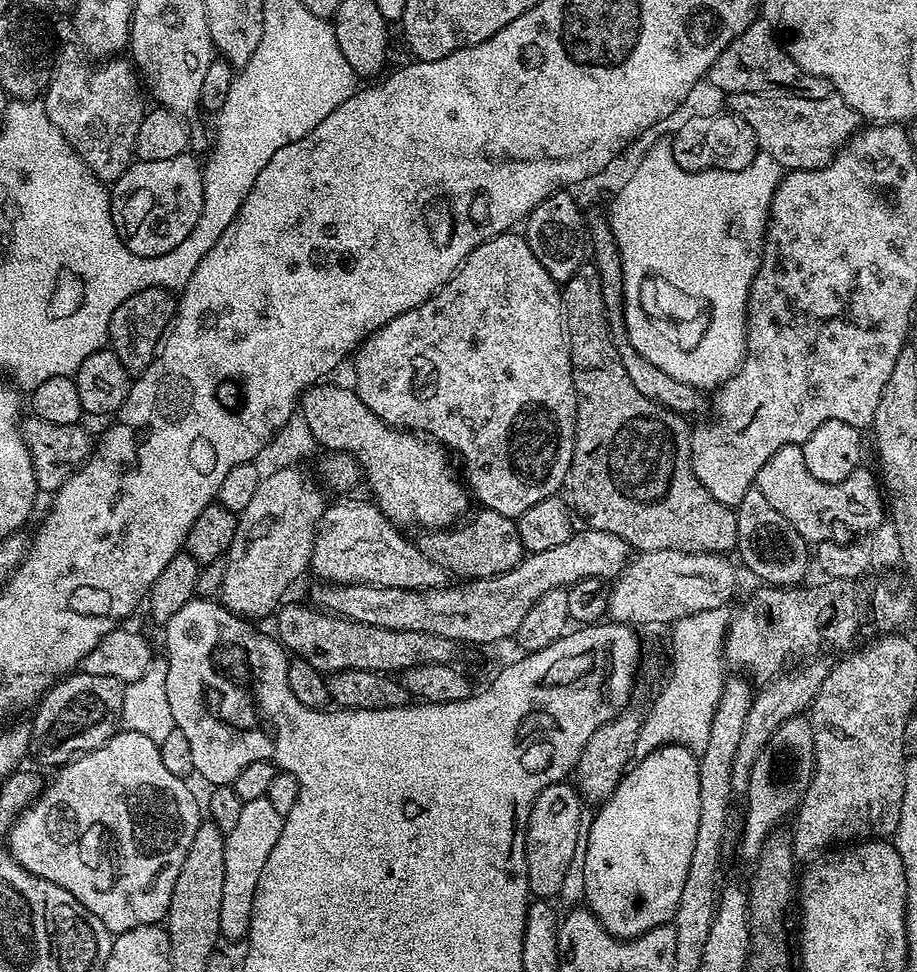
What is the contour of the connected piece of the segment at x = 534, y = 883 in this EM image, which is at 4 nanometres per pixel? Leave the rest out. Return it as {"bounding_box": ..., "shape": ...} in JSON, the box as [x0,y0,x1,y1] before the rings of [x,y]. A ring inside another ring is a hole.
{"bounding_box":[524,783,585,901],"shape":[[[571,783],[551,784],[546,786],[546,790],[542,790],[542,794],[538,794],[538,798],[530,810],[526,842],[524,843],[528,890],[533,897],[547,901],[559,897],[562,882],[565,881],[570,862],[573,861],[580,819],[585,812],[582,797]]]}

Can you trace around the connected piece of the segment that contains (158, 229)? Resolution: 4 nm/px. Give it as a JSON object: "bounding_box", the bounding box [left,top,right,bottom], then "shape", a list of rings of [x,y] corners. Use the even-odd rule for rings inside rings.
{"bounding_box":[110,154,204,256],"shape":[[[192,154],[166,158],[165,160],[136,160],[119,176],[110,188],[112,201],[112,217],[114,226],[120,235],[120,241],[134,254],[150,256],[169,252],[198,222],[198,214],[202,214],[202,190],[204,174],[201,161],[195,160]]]}

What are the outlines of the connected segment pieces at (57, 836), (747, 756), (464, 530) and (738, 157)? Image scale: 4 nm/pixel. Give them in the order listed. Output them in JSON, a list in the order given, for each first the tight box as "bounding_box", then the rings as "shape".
[{"bounding_box":[6,730,202,934],"shape":[[[123,730],[117,731],[116,735],[111,736],[102,746],[68,761],[53,776],[56,777],[45,783],[44,791],[40,793],[38,799],[17,816],[8,830],[6,847],[13,858],[30,874],[46,878],[62,886],[62,890],[74,894],[74,898],[78,898],[78,902],[82,902],[82,906],[86,906],[86,910],[90,910],[90,914],[94,914],[94,918],[98,918],[98,922],[102,922],[102,926],[106,926],[106,930],[110,933],[119,934],[126,930],[134,930],[138,926],[160,924],[168,915],[170,894],[174,894],[174,882],[178,879],[178,870],[182,870],[182,862],[186,862],[186,850],[190,850],[190,842],[194,842],[194,830],[198,830],[202,822],[202,804],[201,801],[200,804],[196,801],[195,794],[188,789],[189,781],[166,770],[166,766],[162,763],[160,745],[142,734]]]},{"bounding_box":[732,664,829,794],"shape":[[[808,664],[801,672],[785,671],[767,685],[765,692],[757,691],[752,698],[750,714],[746,714],[746,726],[742,726],[742,742],[738,742],[738,754],[734,754],[732,767],[732,790],[736,794],[747,793],[750,770],[758,758],[758,754],[766,746],[766,742],[774,734],[782,722],[794,716],[807,713],[811,709],[814,698],[826,678],[829,665]]]},{"bounding_box":[414,507,526,581],"shape":[[[486,507],[476,511],[459,526],[424,530],[414,540],[418,550],[422,550],[422,554],[426,554],[430,562],[434,562],[434,566],[441,568],[445,574],[452,575],[453,572],[456,578],[465,578],[467,581],[508,572],[518,566],[518,562],[526,555],[513,517],[498,514]]]},{"bounding_box":[670,110,758,172],"shape":[[[727,110],[716,112],[713,116],[692,116],[670,140],[674,162],[687,172],[701,172],[707,168],[718,170],[746,170],[754,162],[758,145],[754,130],[742,122],[740,116],[733,116]]]}]

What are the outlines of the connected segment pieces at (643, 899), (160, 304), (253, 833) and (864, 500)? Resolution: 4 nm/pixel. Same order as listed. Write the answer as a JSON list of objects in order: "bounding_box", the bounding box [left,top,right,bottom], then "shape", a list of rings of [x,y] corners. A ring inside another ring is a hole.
[{"bounding_box":[583,744,699,940],"shape":[[[668,744],[645,757],[637,759],[625,771],[614,794],[595,809],[592,824],[588,827],[589,842],[586,847],[585,892],[583,899],[589,912],[600,919],[603,926],[617,940],[632,940],[657,928],[671,925],[676,919],[678,898],[682,898],[682,886],[686,886],[686,873],[690,871],[690,854],[694,850],[694,837],[698,835],[698,766],[699,759],[682,744]]]},{"bounding_box":[108,288,177,374],"shape":[[[147,288],[138,290],[138,294],[126,298],[126,302],[114,310],[108,327],[108,344],[130,374],[143,372],[156,357],[172,321],[176,319],[177,303],[177,297],[169,289]]]},{"bounding_box":[220,796,284,941],"shape":[[[267,796],[245,800],[238,822],[234,830],[226,833],[226,879],[222,881],[222,918],[220,919],[220,935],[225,941],[240,940],[247,937],[250,930],[250,918],[254,906],[254,894],[258,890],[258,878],[262,874],[262,866],[266,866],[266,858],[270,858],[270,850],[278,843],[282,834],[284,816],[270,806]]]},{"bounding_box":[755,444,886,542],"shape":[[[799,444],[782,446],[768,459],[766,466],[758,470],[755,487],[762,490],[762,495],[803,540],[819,542],[833,535],[832,527],[841,524],[852,532],[872,532],[886,520],[886,500],[882,495],[881,485],[877,477],[861,466],[837,484],[818,482],[810,470],[806,470],[806,458],[803,447]],[[880,494],[882,497],[880,497]],[[884,499],[884,500],[883,500]]]}]

